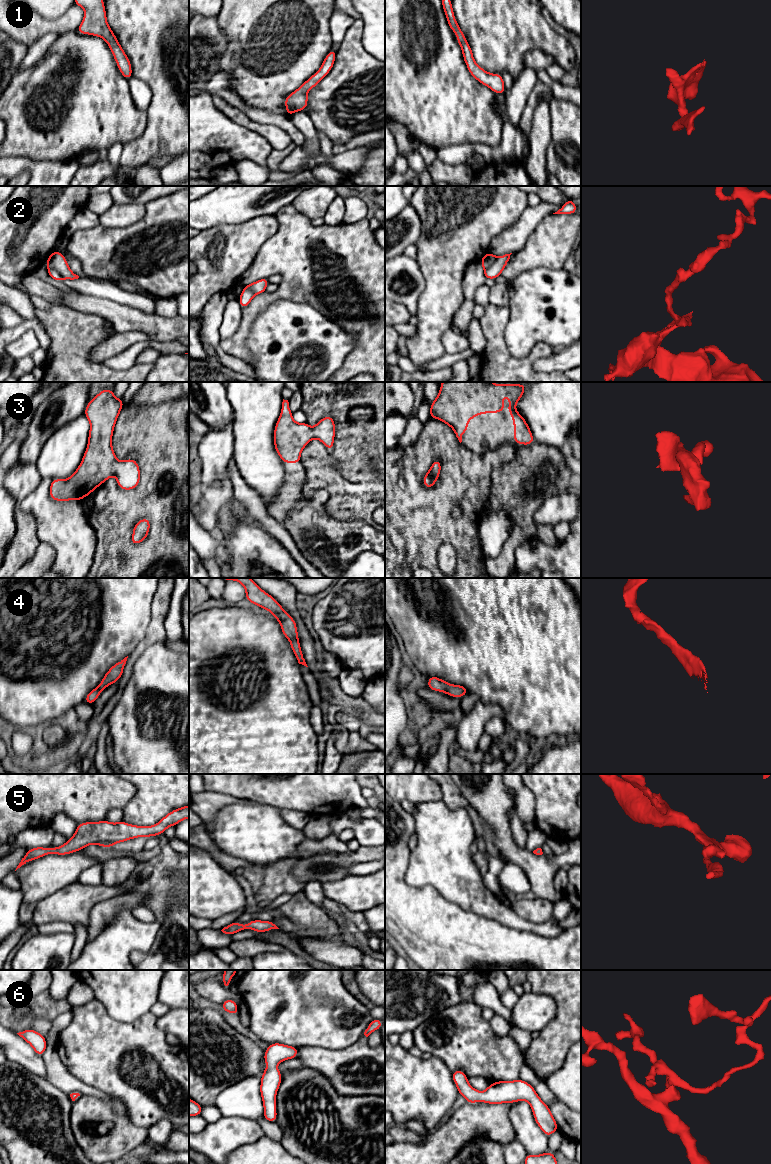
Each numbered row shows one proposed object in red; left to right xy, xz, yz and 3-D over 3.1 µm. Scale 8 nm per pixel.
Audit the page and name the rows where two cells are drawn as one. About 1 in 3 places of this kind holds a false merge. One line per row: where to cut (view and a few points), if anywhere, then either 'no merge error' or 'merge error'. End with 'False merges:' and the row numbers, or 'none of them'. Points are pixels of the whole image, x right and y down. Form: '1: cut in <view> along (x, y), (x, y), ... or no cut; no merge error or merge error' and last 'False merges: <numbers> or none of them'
1: no cut; no merge error
2: cut in xy along (47, 266), (53, 267), (63, 278); merge error
3: no cut; no merge error
4: no cut; no merge error
5: no cut; no merge error
6: no cut; no merge error
False merges: 2

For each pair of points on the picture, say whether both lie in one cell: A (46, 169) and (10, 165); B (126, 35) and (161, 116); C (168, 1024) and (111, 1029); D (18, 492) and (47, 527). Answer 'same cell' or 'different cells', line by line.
A: same cell
B: same cell
C: different cells
D: different cells

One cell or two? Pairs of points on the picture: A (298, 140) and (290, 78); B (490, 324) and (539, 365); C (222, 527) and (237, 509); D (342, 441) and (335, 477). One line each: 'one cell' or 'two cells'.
A: two cells
B: two cells
C: one cell
D: one cell

